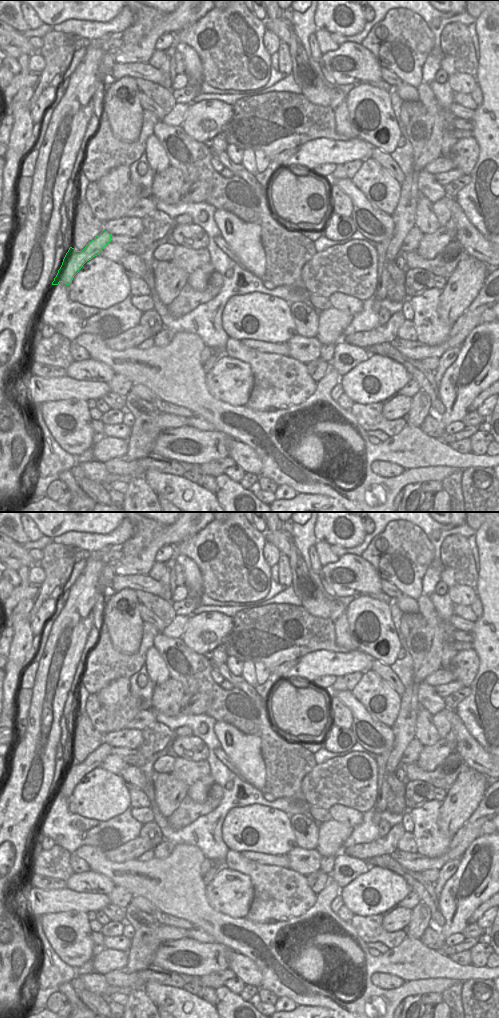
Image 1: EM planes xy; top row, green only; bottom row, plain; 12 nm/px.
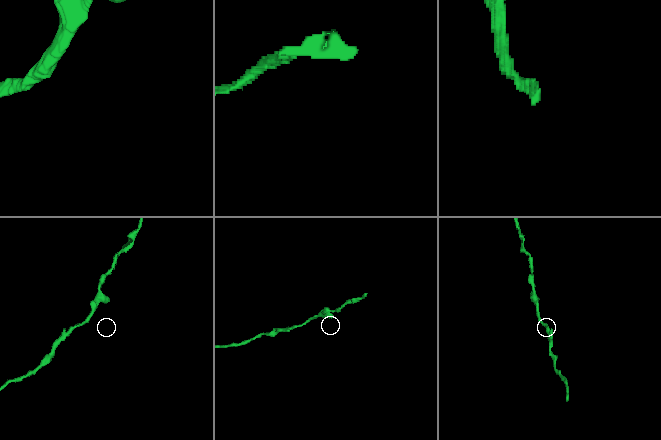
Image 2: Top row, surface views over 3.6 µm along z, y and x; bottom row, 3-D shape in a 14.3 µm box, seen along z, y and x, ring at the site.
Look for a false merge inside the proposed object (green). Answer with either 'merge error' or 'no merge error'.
no merge error

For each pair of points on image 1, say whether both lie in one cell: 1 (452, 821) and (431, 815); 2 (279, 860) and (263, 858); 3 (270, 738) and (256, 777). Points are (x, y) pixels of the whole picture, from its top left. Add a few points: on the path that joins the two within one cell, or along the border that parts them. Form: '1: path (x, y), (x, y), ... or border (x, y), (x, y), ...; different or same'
1: border (440, 802), (439, 827), (451, 837); different
2: path (275, 860), (267, 859); same
3: border (257, 735), (266, 781); different

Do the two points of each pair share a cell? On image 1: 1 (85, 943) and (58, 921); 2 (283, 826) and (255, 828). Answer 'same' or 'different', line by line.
1: same
2: same

